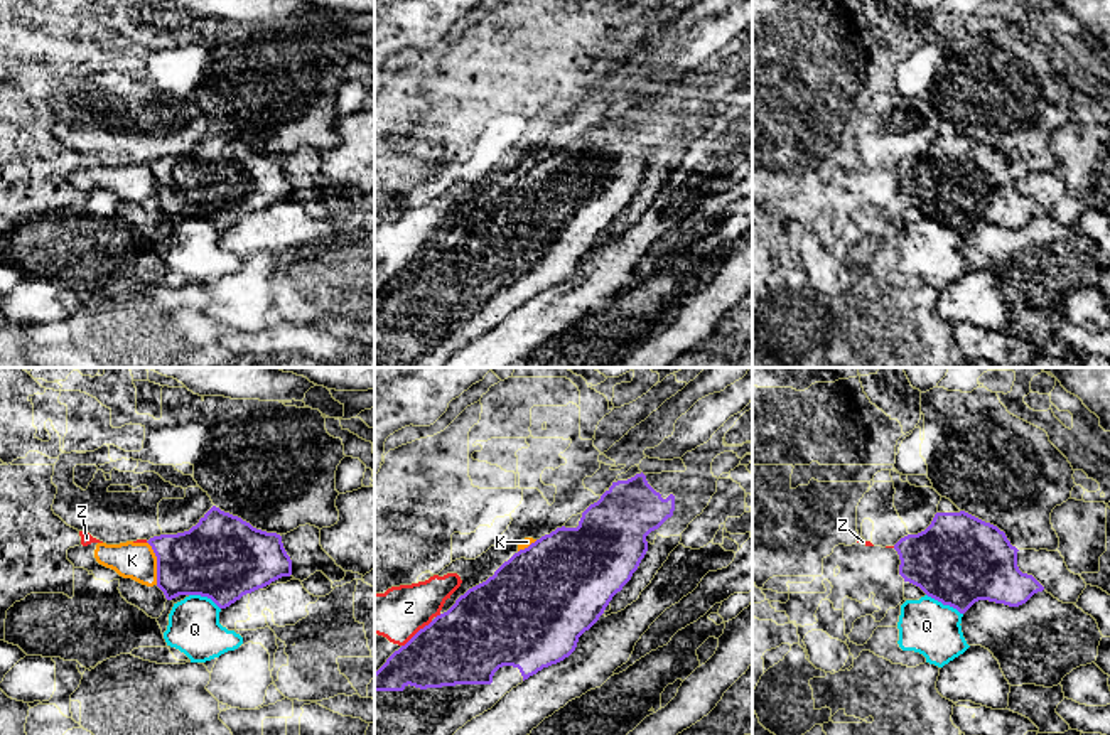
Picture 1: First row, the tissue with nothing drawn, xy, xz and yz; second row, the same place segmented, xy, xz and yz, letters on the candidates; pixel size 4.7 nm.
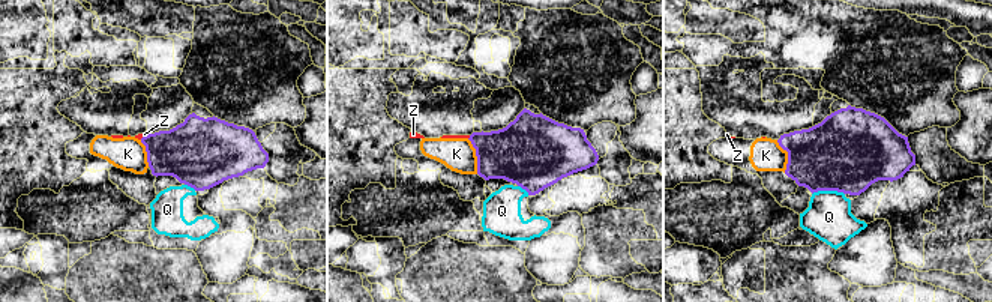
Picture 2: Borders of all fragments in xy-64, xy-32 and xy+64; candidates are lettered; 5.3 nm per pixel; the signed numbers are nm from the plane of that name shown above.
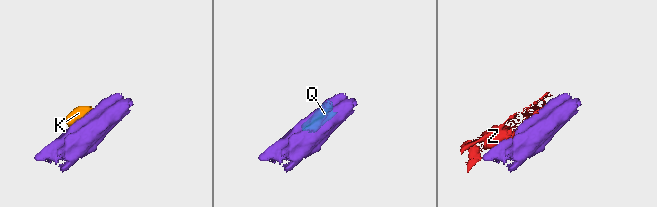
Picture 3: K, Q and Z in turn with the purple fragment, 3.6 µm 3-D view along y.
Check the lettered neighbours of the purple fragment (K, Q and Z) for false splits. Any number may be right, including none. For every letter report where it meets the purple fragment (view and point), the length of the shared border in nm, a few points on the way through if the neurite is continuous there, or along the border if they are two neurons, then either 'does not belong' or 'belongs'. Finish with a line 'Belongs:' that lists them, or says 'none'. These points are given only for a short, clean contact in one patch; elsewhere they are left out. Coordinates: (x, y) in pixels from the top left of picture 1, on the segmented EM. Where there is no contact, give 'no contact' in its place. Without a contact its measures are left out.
K: meets purple in xy at (157, 563); contact 220 nm long; border along xy (147, 541), (156, 557), (157, 584); does not belong
Q: meets purple in yz at (945, 604); contact 200 nm long; border along yz (926, 594), (962, 614); does not belong
Z: meets purple in xz at (419, 631); contact 200 nm long; does not belong
Belongs: none

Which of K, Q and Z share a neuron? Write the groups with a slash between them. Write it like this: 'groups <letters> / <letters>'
groups K Z / Q

